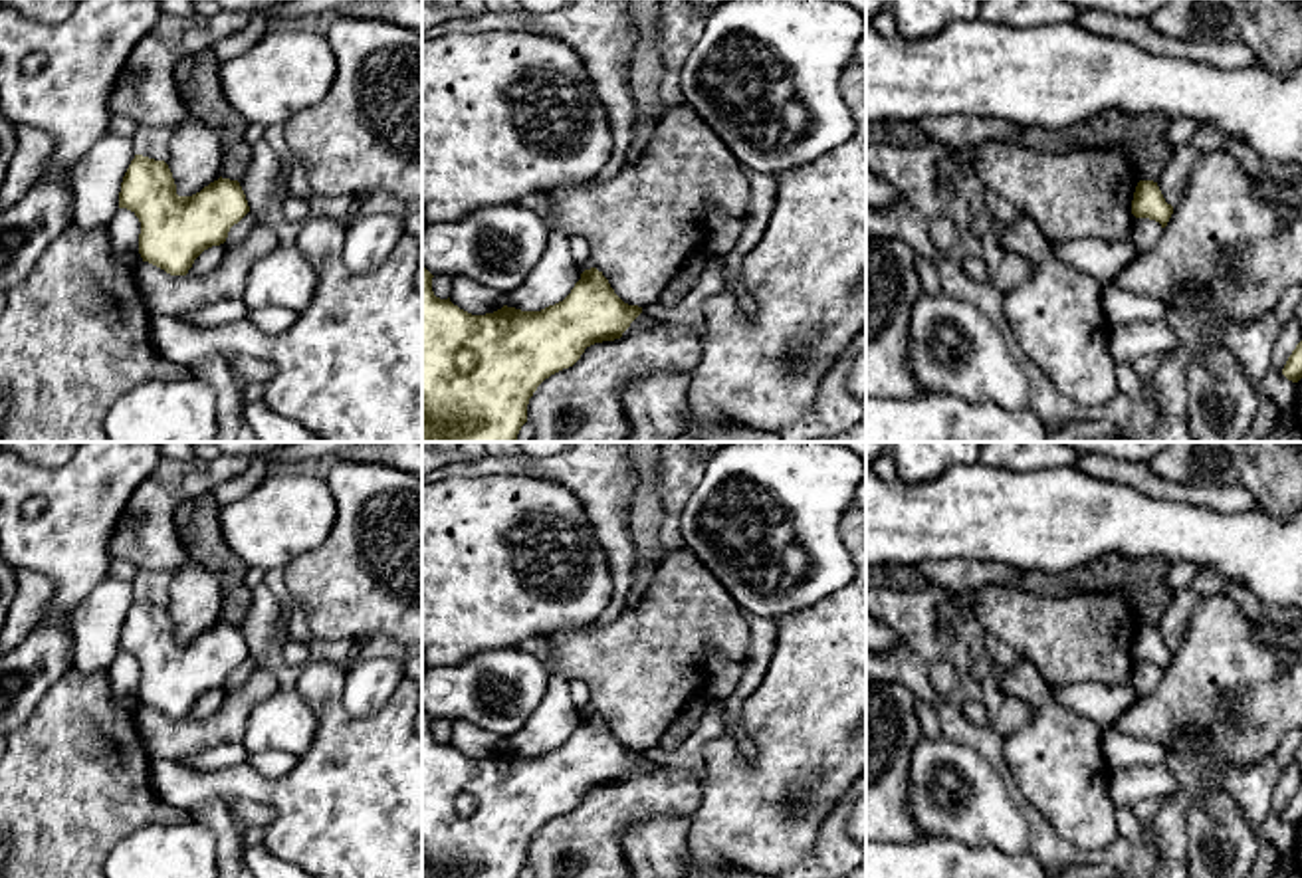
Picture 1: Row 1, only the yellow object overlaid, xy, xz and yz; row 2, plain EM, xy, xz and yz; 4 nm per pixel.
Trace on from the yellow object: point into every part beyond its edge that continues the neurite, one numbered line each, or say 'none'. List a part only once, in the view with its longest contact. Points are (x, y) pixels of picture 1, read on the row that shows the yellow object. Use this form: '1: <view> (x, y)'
none

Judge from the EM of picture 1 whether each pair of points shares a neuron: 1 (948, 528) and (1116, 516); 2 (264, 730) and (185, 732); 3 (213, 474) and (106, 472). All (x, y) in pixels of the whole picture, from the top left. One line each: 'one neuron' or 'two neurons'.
1: one neuron
2: two neurons
3: two neurons

